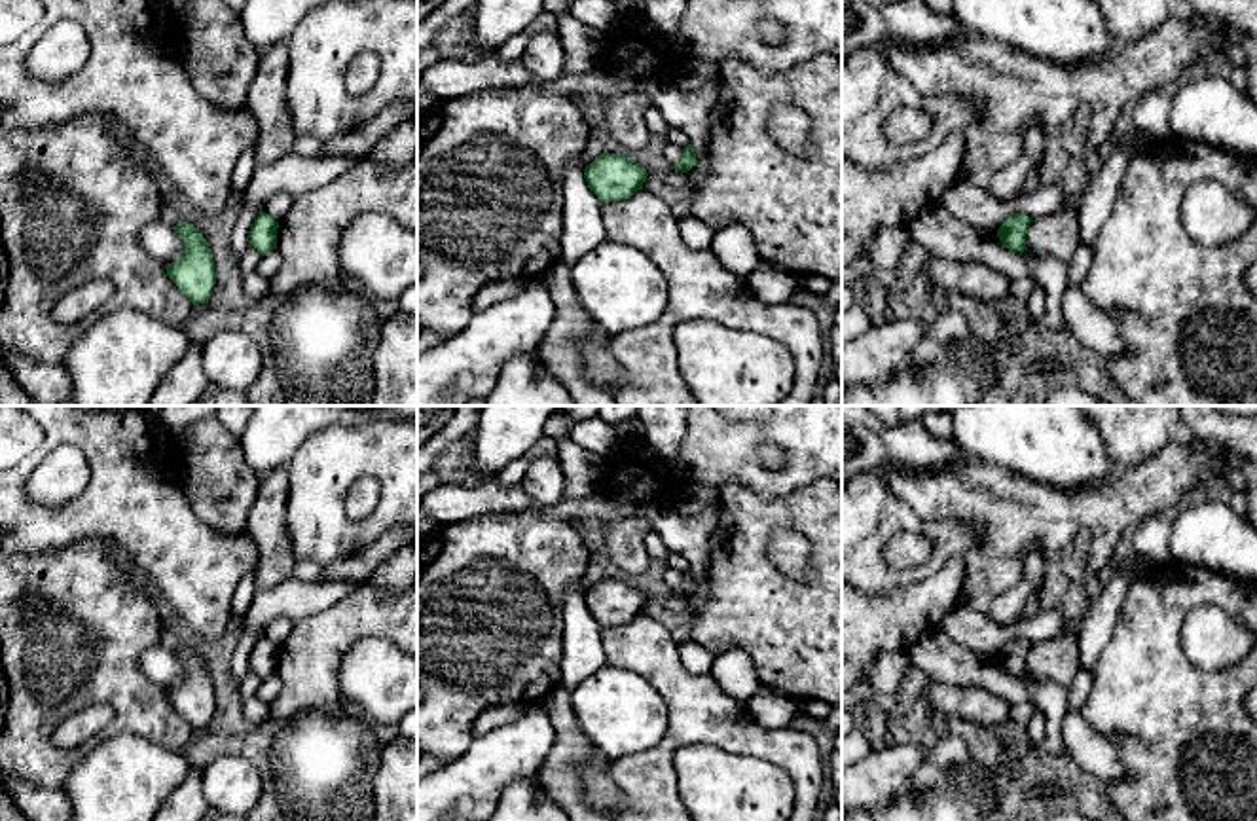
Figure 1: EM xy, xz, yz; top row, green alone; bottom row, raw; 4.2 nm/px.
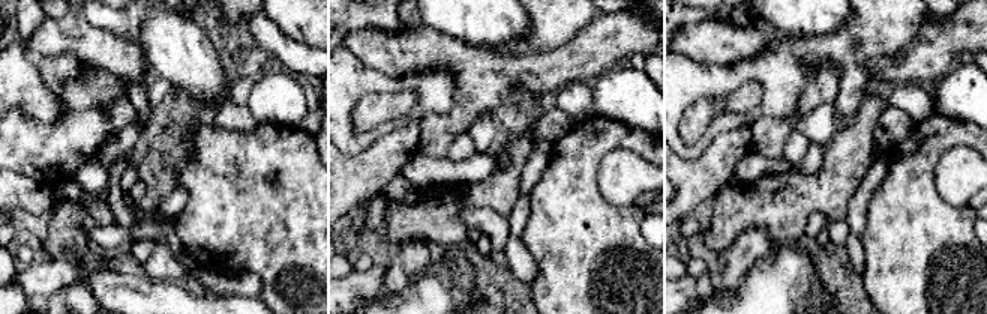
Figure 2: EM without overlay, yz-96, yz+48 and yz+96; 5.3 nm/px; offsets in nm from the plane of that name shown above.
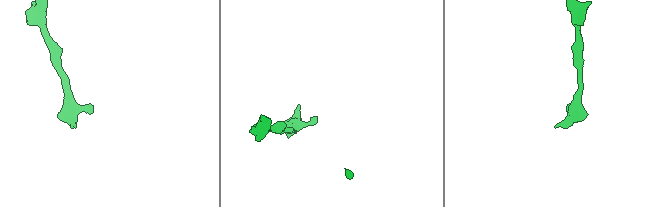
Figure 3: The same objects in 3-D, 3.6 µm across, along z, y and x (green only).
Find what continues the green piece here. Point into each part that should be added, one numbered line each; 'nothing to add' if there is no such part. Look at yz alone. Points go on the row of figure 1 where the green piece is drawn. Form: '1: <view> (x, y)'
nothing to add

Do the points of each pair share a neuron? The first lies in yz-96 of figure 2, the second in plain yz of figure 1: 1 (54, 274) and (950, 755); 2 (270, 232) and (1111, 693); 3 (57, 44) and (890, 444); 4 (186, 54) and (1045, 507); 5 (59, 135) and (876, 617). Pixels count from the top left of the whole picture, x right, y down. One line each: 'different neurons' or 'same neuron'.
1: different neurons
2: same neuron
3: same neuron
4: different neurons
5: same neuron

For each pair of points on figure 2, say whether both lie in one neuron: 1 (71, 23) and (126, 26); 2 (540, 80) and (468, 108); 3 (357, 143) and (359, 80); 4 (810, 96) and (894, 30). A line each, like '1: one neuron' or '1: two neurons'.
1: two neurons
2: one neuron
3: one neuron
4: two neurons

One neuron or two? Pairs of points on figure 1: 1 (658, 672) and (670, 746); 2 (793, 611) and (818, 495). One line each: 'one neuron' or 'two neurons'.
1: one neuron
2: one neuron

